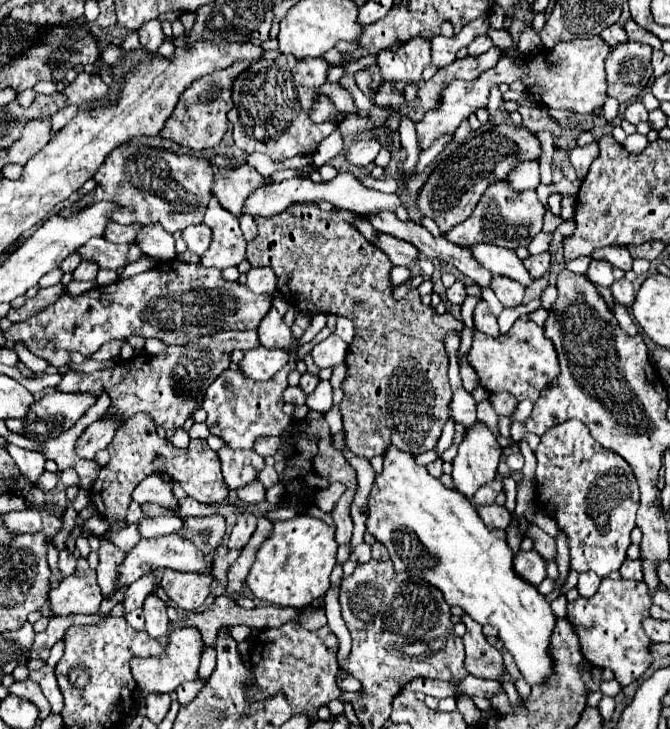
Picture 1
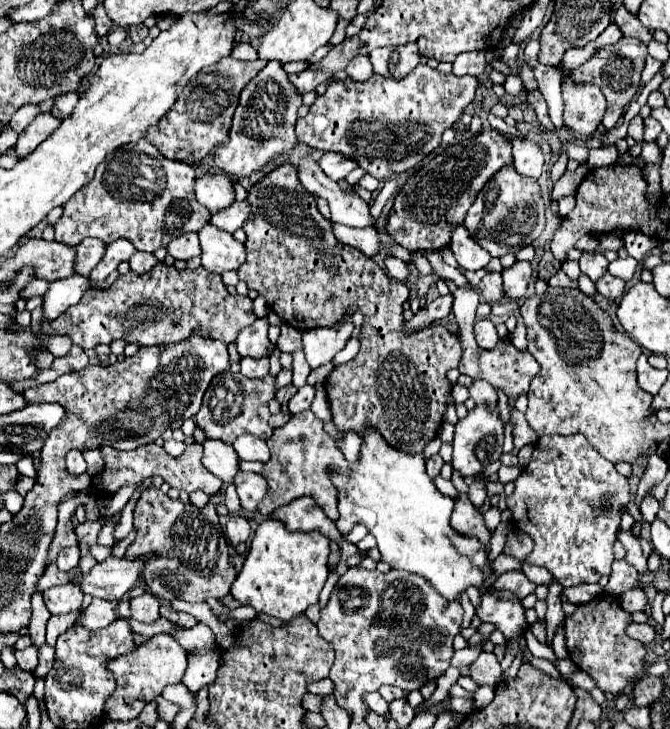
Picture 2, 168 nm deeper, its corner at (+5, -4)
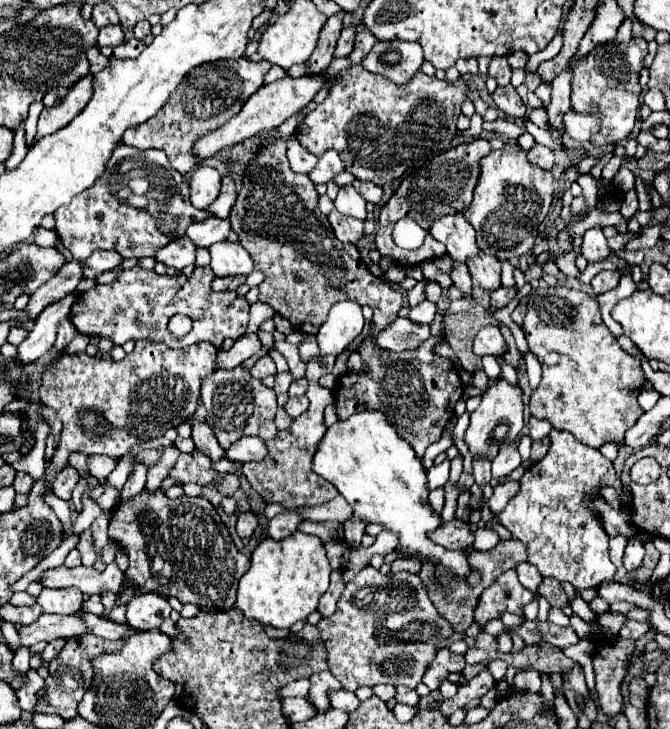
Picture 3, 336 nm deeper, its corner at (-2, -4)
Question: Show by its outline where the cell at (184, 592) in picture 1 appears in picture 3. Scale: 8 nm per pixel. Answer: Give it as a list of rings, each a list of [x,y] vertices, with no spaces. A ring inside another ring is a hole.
[[[142,489],[142,493],[134,495],[130,501],[120,501],[116,505],[108,525],[108,535],[128,553],[130,567],[126,571],[126,577],[130,581],[144,587],[150,593],[162,597],[172,595],[182,605],[192,603],[208,611],[228,611],[234,607],[238,581],[250,567],[250,559],[236,549],[226,525],[220,521],[220,515],[204,497],[182,495],[178,499],[168,499],[160,489],[152,493]]]

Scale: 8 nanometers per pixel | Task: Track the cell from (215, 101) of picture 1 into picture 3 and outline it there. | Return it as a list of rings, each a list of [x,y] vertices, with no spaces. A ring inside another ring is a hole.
[[[228,59],[228,61],[216,61],[208,65],[200,65],[200,69],[194,69],[184,77],[184,81],[176,87],[176,93],[172,95],[172,101],[156,113],[156,117],[148,119],[144,125],[136,125],[132,129],[126,129],[124,143],[136,149],[162,149],[172,167],[186,175],[194,169],[194,155],[192,145],[202,135],[218,129],[224,125],[230,117],[234,117],[242,105],[248,101],[256,89],[264,83],[264,75],[268,73],[272,65],[268,61],[250,61],[250,59]]]

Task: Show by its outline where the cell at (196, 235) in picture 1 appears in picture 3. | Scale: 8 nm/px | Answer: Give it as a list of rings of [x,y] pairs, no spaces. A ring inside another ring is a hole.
[[[188,237],[170,241],[168,245],[164,245],[164,249],[158,249],[154,253],[154,259],[158,263],[164,263],[166,267],[172,267],[176,271],[180,271],[186,265],[194,265],[194,257],[196,257],[196,245]]]

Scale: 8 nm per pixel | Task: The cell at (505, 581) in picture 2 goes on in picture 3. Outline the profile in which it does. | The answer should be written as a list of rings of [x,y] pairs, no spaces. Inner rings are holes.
[[[510,569],[508,573],[502,573],[488,589],[484,589],[474,611],[474,623],[484,629],[488,621],[498,619],[498,615],[506,611],[522,615],[524,605],[528,605],[532,599],[534,595],[520,585],[516,569]]]

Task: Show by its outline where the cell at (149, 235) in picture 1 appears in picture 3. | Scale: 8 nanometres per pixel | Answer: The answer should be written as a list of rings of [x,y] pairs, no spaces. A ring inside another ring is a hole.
[[[94,251],[88,259],[80,261],[84,265],[84,277],[94,279],[96,275],[114,269],[118,263],[122,261],[122,257],[116,251]]]

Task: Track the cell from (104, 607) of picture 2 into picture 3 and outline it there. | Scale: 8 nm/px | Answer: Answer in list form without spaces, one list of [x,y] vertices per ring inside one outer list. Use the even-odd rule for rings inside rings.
[[[42,615],[34,623],[24,625],[18,635],[18,645],[8,645],[12,653],[16,653],[20,647],[32,647],[38,641],[52,641],[58,637],[80,637],[86,633],[86,625],[80,617],[74,615]]]

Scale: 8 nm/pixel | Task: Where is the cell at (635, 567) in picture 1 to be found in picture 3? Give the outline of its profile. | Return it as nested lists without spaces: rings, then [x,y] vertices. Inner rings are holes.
[[[634,535],[628,545],[626,545],[626,551],[624,551],[624,567],[626,571],[636,571],[640,565],[642,565],[642,559],[644,559],[644,543],[640,539],[640,535]]]

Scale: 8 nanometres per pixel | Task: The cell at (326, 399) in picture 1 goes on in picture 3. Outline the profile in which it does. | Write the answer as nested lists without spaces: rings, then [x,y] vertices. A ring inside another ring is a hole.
[[[304,395],[302,397],[290,397],[288,403],[284,405],[284,409],[290,417],[298,417],[300,413],[304,413],[308,409],[308,397],[304,397]]]

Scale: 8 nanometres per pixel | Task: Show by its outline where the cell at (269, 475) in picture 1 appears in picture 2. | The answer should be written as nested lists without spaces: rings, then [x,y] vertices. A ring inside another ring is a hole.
[[[239,473],[235,477],[241,507],[247,511],[257,511],[257,505],[267,497],[267,481],[261,473]]]

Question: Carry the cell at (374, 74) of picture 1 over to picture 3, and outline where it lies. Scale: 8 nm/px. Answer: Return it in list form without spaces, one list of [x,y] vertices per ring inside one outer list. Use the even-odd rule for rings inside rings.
[[[358,23],[356,25],[356,43],[354,43],[354,51],[350,53],[350,61],[362,63],[362,59],[366,57],[366,53],[372,49],[374,43],[376,43],[376,37],[372,37],[372,33],[368,33],[368,29],[364,29],[364,23]]]

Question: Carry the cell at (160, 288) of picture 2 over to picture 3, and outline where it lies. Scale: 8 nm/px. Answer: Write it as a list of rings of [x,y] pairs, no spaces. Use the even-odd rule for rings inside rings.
[[[132,267],[122,271],[116,281],[96,285],[94,289],[80,293],[72,305],[70,319],[80,333],[108,337],[114,345],[122,345],[128,339],[150,339],[164,343],[170,349],[184,349],[192,343],[206,341],[220,349],[224,339],[238,339],[246,333],[250,305],[244,297],[232,291],[212,291],[212,279],[214,273],[210,267],[196,267],[190,277],[158,275],[152,269],[144,271],[140,267]],[[178,313],[192,319],[192,331],[184,337],[174,337],[168,331],[168,321]]]

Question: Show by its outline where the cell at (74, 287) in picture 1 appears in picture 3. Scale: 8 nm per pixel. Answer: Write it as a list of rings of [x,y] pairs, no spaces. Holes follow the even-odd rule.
[[[66,317],[66,319],[58,325],[58,339],[56,339],[56,343],[54,343],[54,351],[64,351],[66,345],[68,345],[76,335],[78,335],[76,327],[72,325],[70,317]]]

